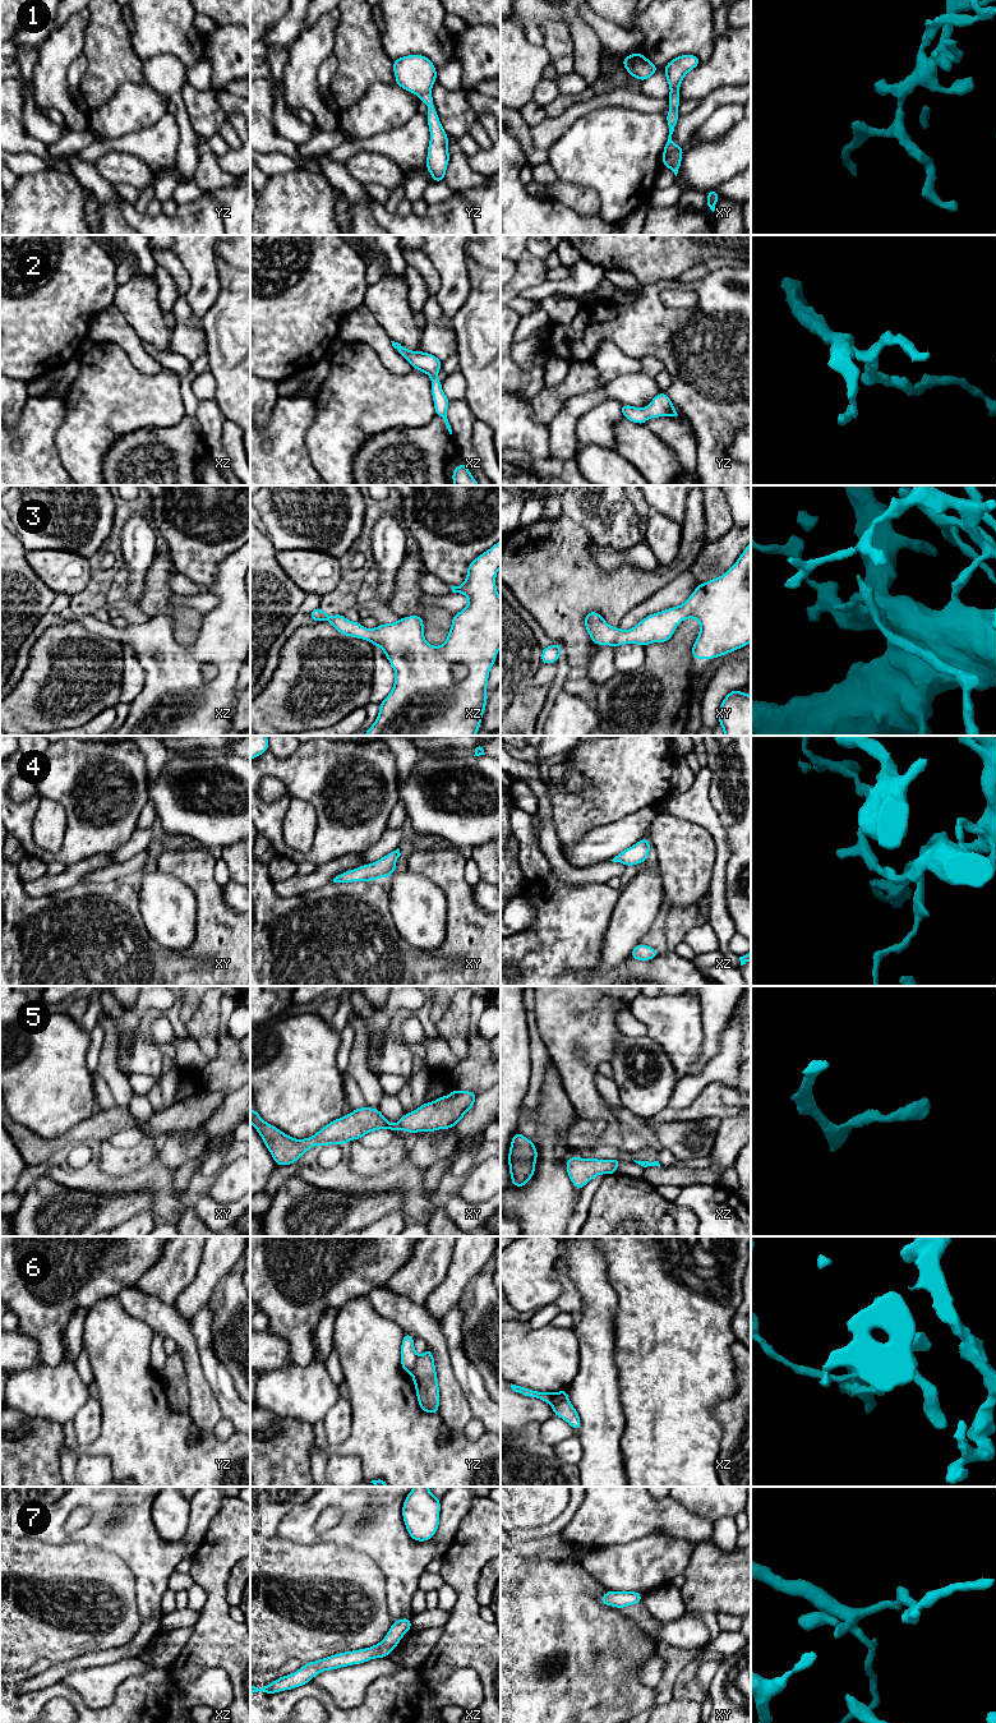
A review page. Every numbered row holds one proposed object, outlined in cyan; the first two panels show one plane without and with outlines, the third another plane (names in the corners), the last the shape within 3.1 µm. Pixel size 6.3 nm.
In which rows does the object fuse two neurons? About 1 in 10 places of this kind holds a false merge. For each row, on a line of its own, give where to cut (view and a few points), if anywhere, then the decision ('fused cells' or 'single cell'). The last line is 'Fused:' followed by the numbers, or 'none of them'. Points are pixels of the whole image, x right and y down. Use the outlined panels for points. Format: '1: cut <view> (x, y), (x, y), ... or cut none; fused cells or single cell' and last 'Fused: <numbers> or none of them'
1: cut none; single cell
2: cut none; single cell
3: cut none; single cell
4: cut none; single cell
5: cut none; single cell
6: cut none; single cell
7: cut none; single cell
Fused: none of them

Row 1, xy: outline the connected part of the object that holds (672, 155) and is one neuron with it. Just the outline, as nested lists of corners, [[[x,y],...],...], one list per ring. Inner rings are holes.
[[[686,54],[673,59],[664,68],[665,78],[670,88],[670,95],[668,97],[670,110],[665,115],[669,128],[669,135],[663,151],[663,166],[669,167],[675,176],[679,171],[682,155],[684,151],[684,148],[677,146],[672,140],[672,134],[679,118],[679,114],[677,112],[677,107],[681,103],[679,86],[684,75],[695,69],[700,63],[701,60],[697,56]]]

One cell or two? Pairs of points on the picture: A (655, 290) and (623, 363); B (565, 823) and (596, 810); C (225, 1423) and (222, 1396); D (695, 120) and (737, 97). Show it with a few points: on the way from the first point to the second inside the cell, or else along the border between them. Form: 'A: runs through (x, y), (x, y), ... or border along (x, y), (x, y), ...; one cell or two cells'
A: border along (598, 344), (611, 340), (625, 354), (641, 360); two cells
B: runs through (572, 815), (577, 810), (589, 810); one cell
C: border along (222, 1415), (233, 1423), (235, 1429); two cells
D: runs through (704, 110), (715, 98), (727, 97); one cell

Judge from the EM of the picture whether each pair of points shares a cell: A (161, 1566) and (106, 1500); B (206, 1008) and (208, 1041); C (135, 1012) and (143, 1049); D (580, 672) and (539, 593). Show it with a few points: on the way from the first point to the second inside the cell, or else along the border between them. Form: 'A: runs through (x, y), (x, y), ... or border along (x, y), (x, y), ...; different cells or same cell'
A: runs through (138, 1543), (137, 1505), (129, 1501); same cell
B: runs through (206, 1016), (206, 1033); same cell
C: runs through (134, 1021), (137, 1040); same cell
D: border along (588, 664), (572, 668); different cells

